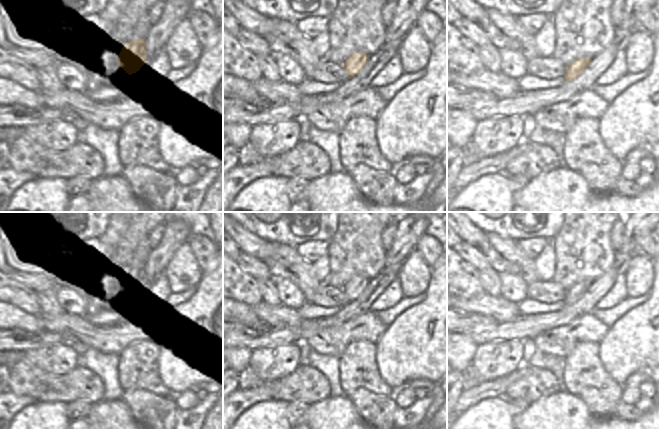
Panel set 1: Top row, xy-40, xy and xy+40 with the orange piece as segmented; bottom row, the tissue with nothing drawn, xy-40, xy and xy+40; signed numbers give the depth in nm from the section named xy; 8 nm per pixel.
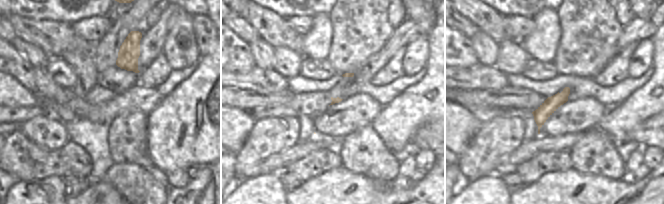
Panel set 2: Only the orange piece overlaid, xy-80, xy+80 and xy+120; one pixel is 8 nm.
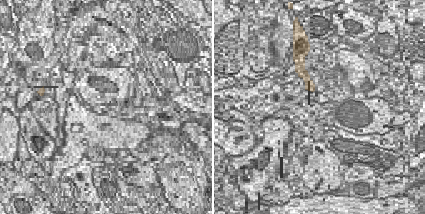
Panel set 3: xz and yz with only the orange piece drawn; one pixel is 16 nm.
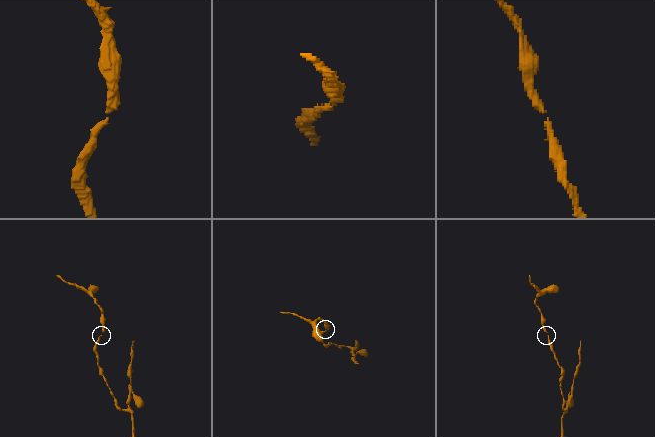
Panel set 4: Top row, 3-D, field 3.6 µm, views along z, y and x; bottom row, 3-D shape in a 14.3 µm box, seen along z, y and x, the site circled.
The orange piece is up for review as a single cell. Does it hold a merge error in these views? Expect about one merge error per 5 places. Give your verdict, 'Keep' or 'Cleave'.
Keep.

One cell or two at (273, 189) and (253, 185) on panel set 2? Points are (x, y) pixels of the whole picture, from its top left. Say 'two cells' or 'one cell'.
one cell

